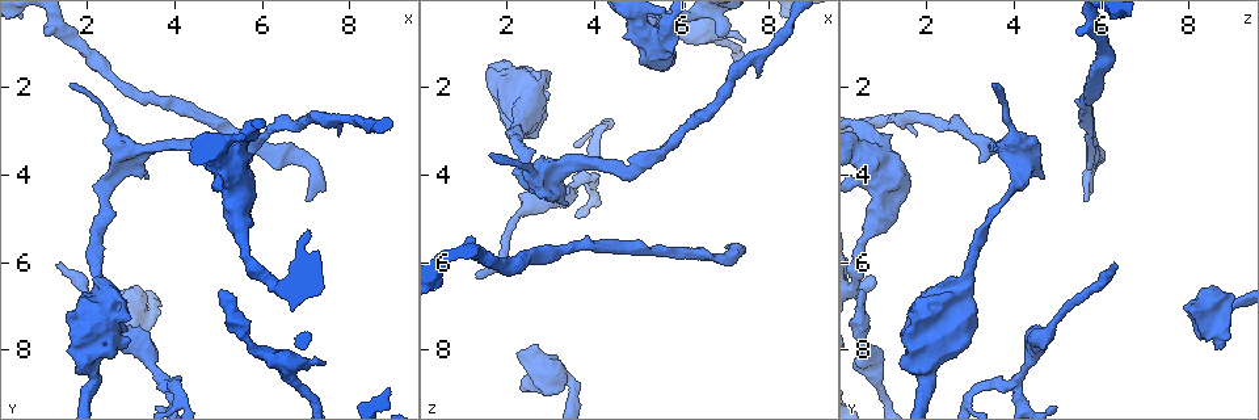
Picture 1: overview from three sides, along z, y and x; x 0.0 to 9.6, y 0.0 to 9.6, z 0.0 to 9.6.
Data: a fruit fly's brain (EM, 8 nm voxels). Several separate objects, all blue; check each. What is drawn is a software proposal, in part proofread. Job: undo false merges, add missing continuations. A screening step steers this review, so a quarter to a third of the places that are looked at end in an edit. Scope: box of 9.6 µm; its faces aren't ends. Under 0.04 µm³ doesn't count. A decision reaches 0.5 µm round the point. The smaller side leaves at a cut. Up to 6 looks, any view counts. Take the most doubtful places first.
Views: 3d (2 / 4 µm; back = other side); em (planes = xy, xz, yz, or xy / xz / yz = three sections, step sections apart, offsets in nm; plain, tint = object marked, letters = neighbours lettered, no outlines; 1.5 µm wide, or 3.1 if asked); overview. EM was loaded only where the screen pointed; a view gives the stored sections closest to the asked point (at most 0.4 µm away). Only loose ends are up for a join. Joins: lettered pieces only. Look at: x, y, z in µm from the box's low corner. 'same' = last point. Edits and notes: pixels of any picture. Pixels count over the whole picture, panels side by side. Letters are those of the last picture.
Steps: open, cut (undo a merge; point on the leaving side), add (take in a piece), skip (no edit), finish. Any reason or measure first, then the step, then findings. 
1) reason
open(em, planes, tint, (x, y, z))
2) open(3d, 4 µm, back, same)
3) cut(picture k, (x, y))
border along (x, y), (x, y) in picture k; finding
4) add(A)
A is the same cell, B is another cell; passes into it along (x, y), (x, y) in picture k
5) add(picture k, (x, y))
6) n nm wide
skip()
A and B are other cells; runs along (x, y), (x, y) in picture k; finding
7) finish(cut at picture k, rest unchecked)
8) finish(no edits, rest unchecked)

free end
open(em, xz, step 8, plain, (6.95, 4.60, 5.65))

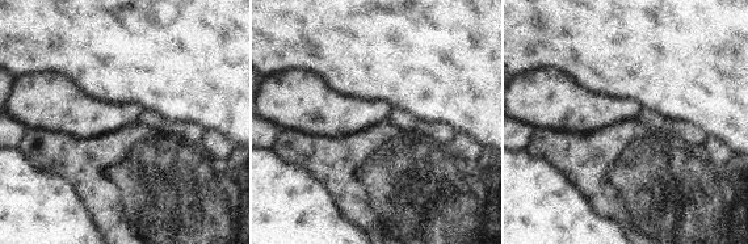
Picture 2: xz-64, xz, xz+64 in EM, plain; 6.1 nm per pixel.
open(em, xz, step 8, letters, same)

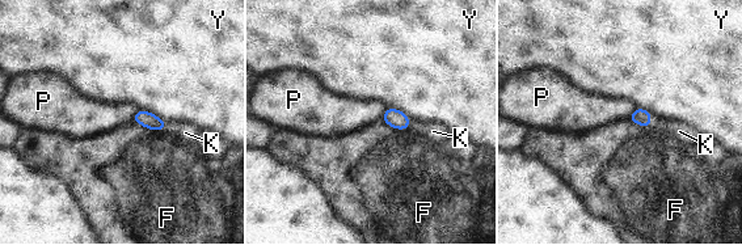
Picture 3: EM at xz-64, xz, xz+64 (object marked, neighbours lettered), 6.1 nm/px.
add(K)
K is the same cell, F, P and Y are other cells; passes into it along (641, 117), (649, 121), (679, 131) in picture 3; it goes on there

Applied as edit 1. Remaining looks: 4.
open(3d, 4 µm, back, (6.75, 6.45, 0.80))

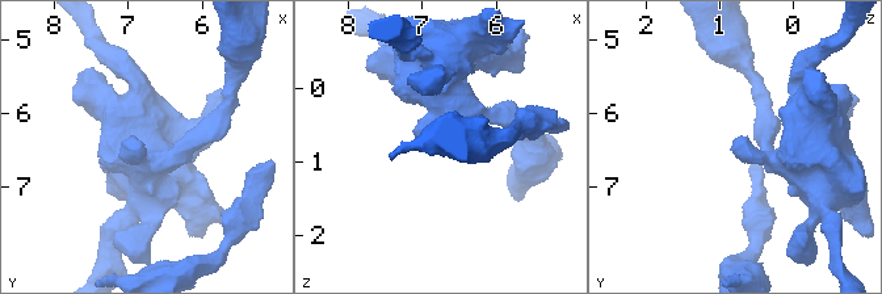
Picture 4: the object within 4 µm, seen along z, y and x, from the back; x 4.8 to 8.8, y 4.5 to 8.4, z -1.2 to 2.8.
open(em, planes, letters, (6.75, 6.40, 0.75))

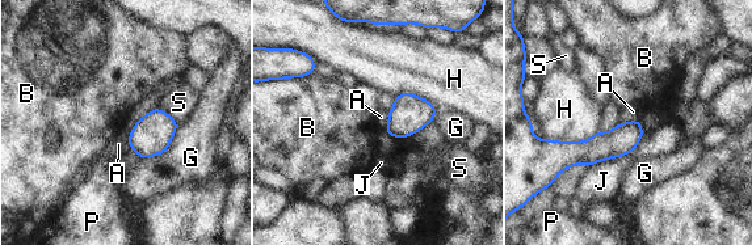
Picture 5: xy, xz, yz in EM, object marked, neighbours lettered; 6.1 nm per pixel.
skip()
A, B, G, H, J, P and S are other cells; none of them fits

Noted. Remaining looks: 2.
finish(add at picture 3, rest unchecked)

